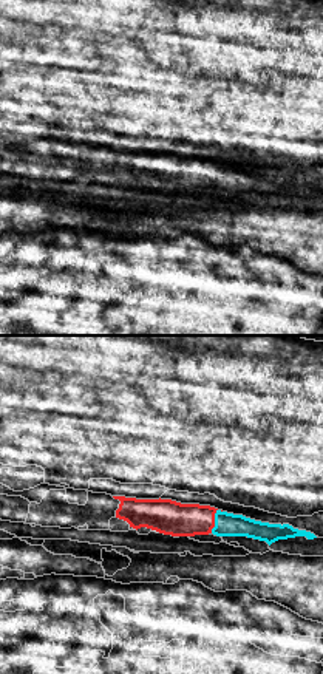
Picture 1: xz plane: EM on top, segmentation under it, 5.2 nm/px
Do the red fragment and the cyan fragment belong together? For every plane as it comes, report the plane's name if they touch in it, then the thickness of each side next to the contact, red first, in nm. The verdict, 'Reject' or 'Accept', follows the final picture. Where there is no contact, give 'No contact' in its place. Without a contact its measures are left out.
Touches red in xz. Thickness 180 nm (red) against 130 nm

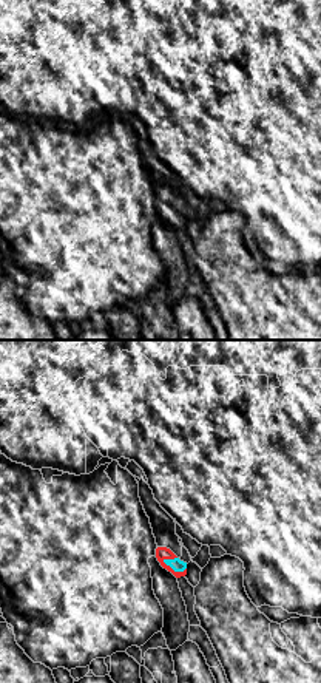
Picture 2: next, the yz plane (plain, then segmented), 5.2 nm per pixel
Touches red in yz. Thickness 70 nm (red) against 70 nm

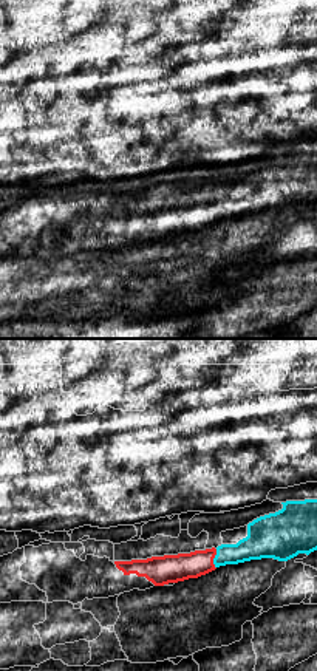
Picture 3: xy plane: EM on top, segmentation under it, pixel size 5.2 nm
Touches red in xy. Thickness 140 nm (red) against 150 nm

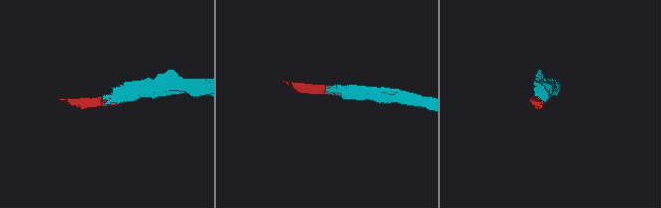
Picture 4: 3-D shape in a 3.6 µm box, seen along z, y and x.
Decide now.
Accept

